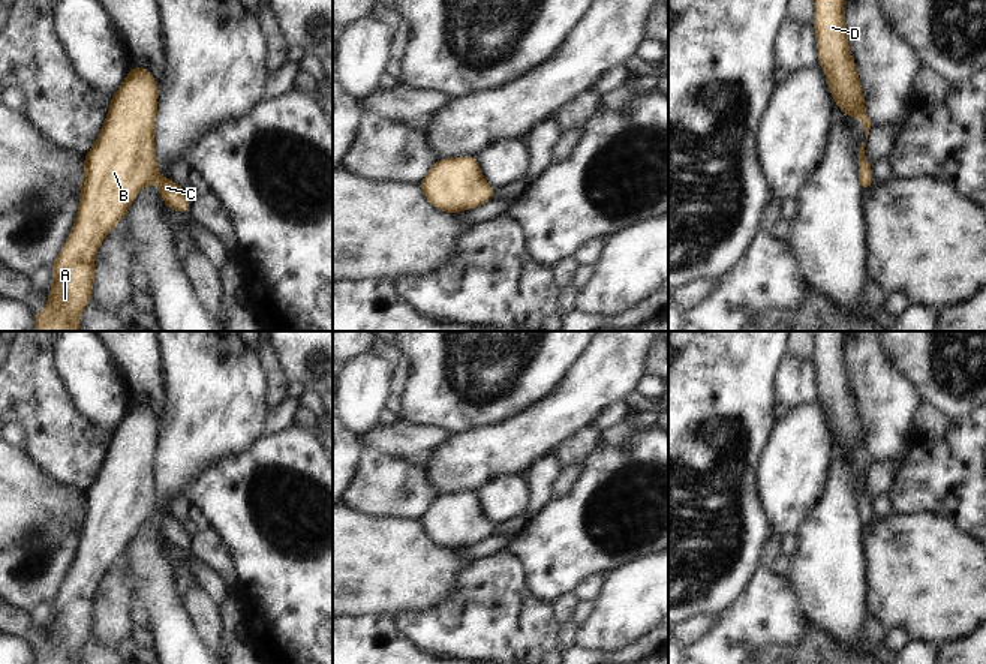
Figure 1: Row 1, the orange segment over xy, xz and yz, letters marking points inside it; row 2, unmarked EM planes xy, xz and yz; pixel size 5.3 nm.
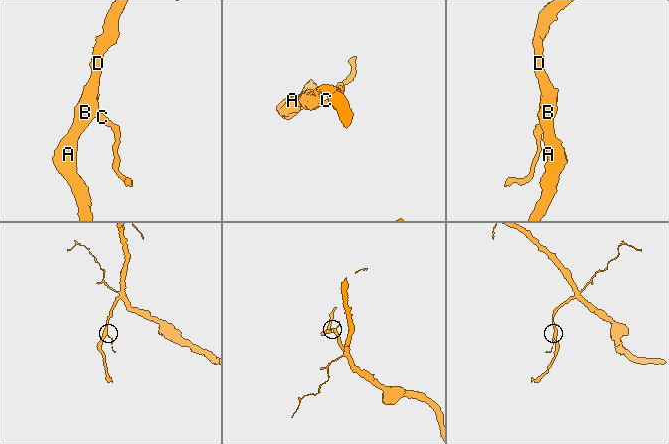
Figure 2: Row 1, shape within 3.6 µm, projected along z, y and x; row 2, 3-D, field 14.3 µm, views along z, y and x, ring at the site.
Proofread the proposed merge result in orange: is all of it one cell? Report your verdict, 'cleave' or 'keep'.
keep

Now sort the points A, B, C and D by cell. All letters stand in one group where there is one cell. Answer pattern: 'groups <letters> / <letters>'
groups A B C D

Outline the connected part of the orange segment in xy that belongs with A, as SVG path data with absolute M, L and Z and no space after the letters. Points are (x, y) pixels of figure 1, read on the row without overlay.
M132 402L111 432L100 469L84 492L76 555L51 601L54 618L48 642L34 649L36 664L79 664L79 652L91 636L96 588L150 517L171 546L190 549L183 523L156 507L153 462L159 429L150 405Z

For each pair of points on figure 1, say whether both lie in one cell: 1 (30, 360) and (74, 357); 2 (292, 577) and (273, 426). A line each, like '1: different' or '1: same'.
1: different
2: different

